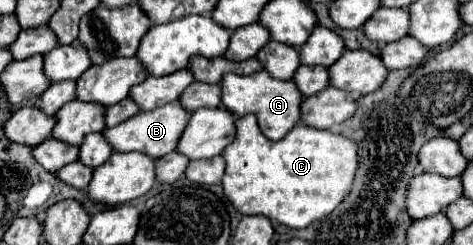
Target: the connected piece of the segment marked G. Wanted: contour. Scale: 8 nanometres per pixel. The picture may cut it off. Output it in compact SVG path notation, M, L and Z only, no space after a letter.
M258 71L258 73L246 75L246 77L236 75L236 73L228 73L222 79L222 103L224 103L224 107L238 117L254 113L258 117L258 125L260 125L262 133L272 141L282 139L300 121L302 101L304 101L304 95L300 93L300 89L296 87L294 81L274 79L266 71Z

